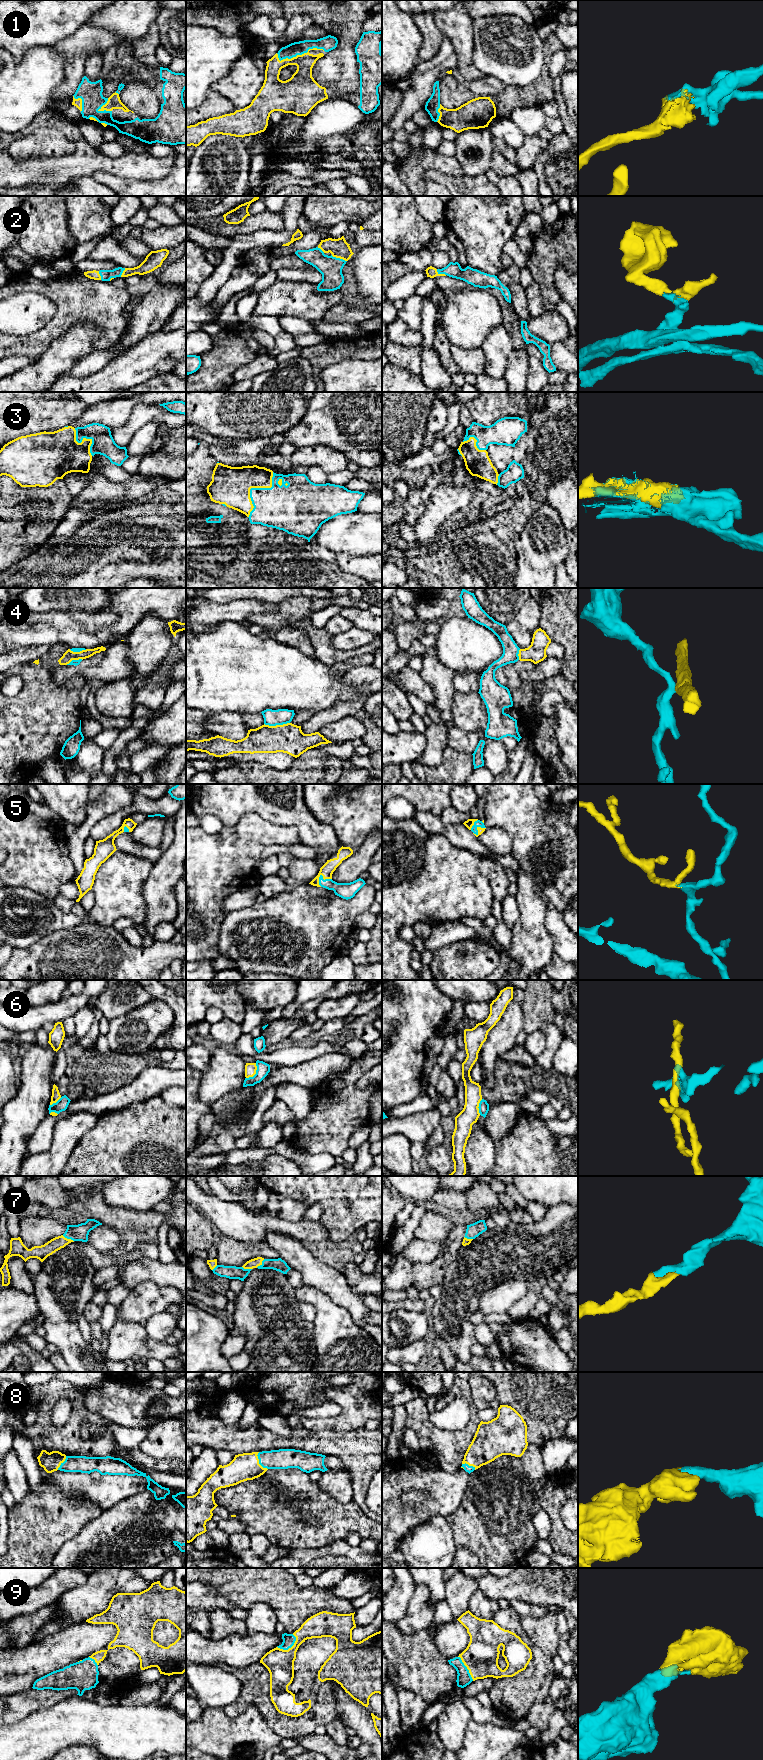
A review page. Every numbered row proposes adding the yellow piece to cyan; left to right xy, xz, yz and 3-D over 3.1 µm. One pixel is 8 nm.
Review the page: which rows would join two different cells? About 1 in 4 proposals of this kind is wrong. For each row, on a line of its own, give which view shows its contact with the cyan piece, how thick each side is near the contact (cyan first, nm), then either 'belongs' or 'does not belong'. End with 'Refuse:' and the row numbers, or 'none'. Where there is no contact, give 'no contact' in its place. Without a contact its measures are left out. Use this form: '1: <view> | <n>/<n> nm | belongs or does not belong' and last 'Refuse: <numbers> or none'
1: xz | 120/220 nm | belongs
2: xz | 180/160 nm | belongs
3: xz | 340/300 nm | belongs
4: xz | 130/240 nm | does not belong
5: xz | 130/100 nm | belongs
6: xz | 100/100 nm | does not belong
7: xy | 140/110 nm | belongs
8: xz | 160/220 nm | belongs
9: xz | 100/220 nm | belongs
Refuse: 4, 6

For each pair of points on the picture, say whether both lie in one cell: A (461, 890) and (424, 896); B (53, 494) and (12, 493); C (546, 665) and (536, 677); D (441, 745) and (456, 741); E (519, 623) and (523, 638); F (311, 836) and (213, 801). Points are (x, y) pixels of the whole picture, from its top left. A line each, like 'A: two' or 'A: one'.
A: one
B: one
C: one
D: two
E: one
F: one

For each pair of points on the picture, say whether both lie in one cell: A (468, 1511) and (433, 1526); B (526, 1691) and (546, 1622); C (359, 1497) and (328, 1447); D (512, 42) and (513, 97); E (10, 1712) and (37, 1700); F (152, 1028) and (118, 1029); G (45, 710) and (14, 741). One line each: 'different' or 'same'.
A: different
B: different
C: same
D: different
E: same
F: same
G: same

